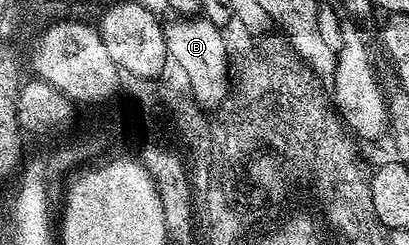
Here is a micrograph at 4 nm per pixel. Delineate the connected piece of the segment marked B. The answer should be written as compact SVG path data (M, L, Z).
M182 17L166 23L167 58L183 66L190 78L193 99L203 108L222 105L230 93L230 76L226 49L223 45L223 30L212 25L205 17Z

